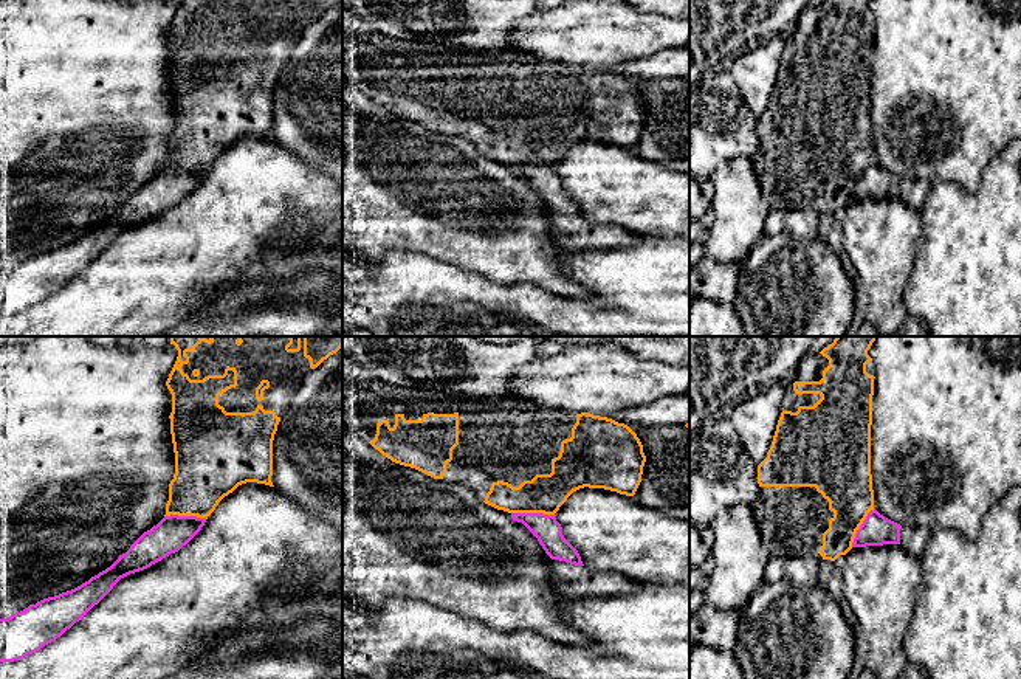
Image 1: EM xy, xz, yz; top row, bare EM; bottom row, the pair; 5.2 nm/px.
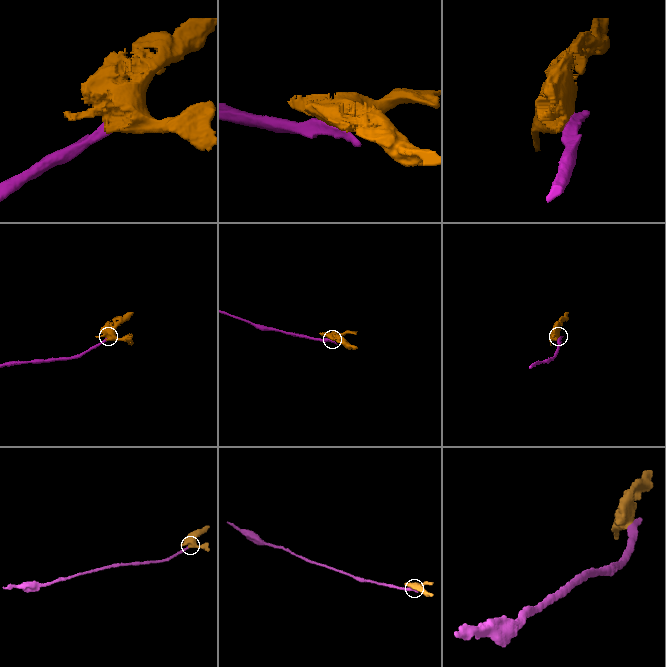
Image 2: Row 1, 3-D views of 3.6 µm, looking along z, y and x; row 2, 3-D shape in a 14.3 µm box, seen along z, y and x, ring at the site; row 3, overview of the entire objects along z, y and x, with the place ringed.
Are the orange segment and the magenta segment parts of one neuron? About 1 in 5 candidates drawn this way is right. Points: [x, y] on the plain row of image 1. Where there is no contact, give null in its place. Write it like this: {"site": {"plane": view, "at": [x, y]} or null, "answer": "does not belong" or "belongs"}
{"site": {"plane": "xz", "at": [533, 165]}, "answer": "does not belong"}

